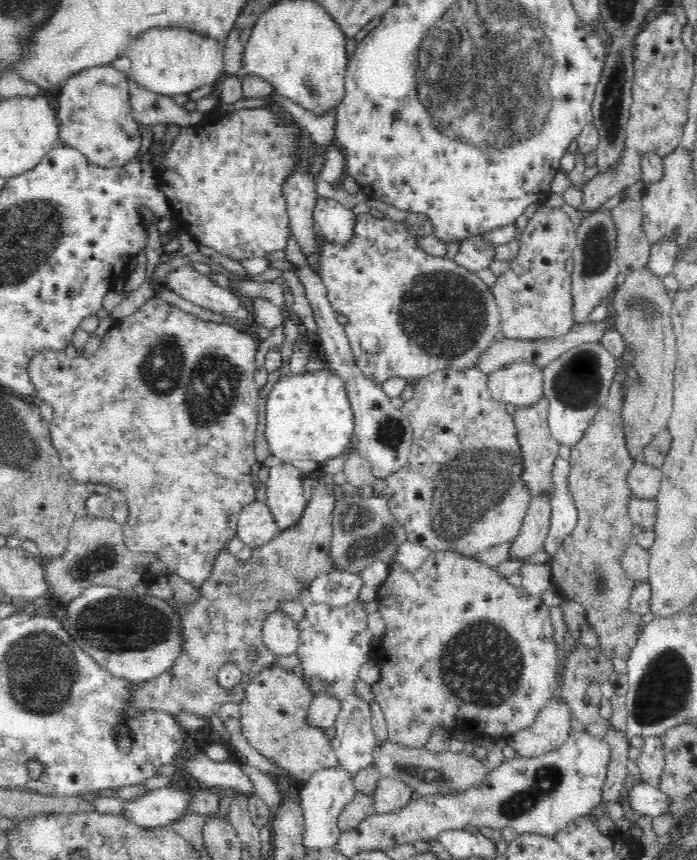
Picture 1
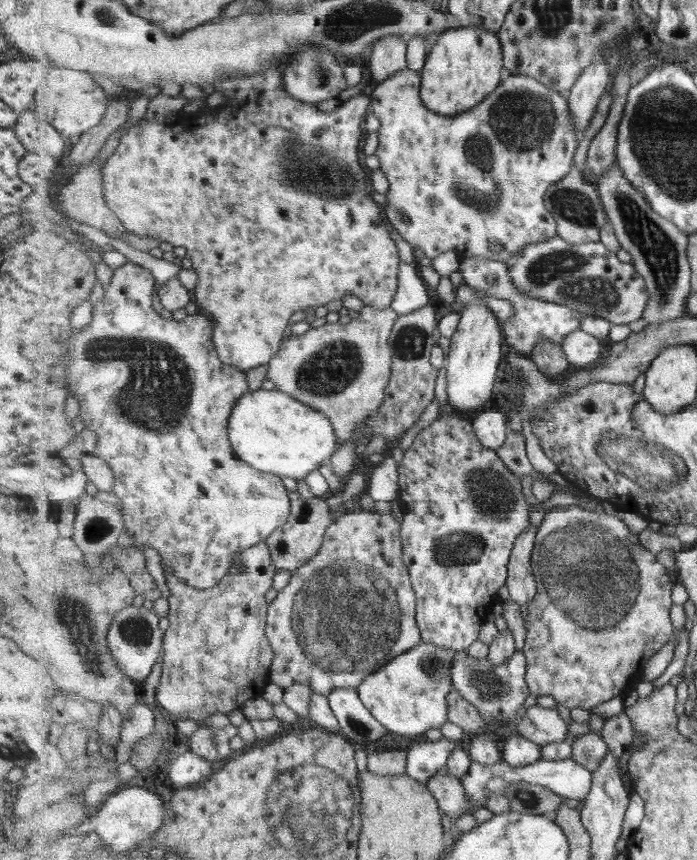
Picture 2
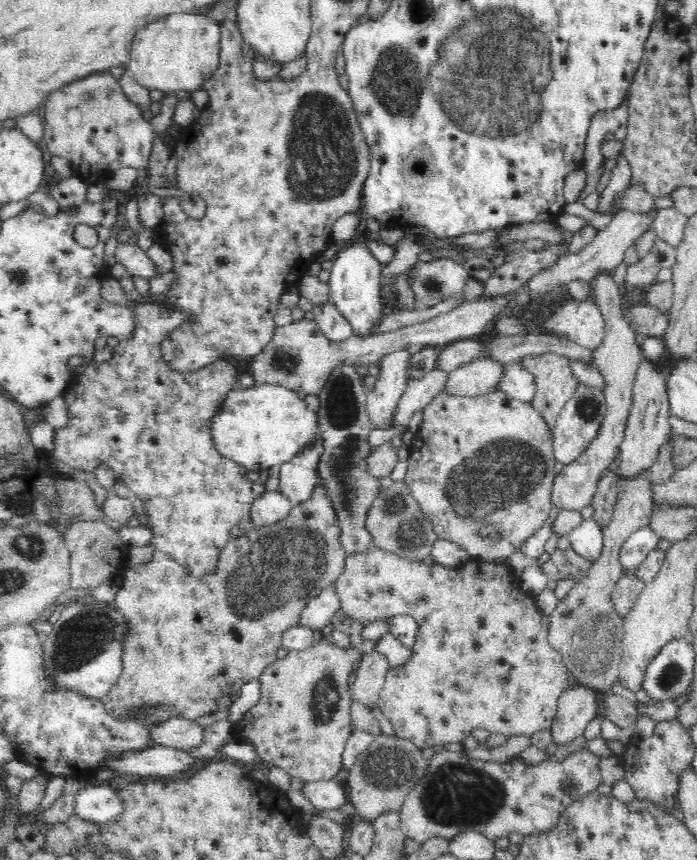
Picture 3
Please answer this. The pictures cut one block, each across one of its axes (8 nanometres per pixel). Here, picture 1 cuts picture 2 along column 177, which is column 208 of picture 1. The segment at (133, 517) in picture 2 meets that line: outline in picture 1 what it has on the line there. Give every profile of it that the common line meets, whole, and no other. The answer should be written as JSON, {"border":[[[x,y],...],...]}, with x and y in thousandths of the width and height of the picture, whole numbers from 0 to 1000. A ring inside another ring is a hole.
{"border":[[[224,344],[214,347],[195,363],[168,373],[145,394],[129,416],[90,408],[66,408],[50,412],[42,421],[42,436],[49,445],[50,459],[76,473],[76,487],[70,491],[75,516],[85,529],[88,541],[105,558],[113,562],[151,563],[159,569],[175,570],[187,592],[176,610],[176,630],[184,640],[218,642],[237,653],[250,667],[278,681],[288,681],[301,670],[304,653],[313,642],[339,622],[340,605],[352,587],[366,584],[364,564],[369,545],[364,512],[370,500],[370,464],[373,449],[366,443],[364,413],[369,409],[367,392],[360,387],[306,373],[290,372],[251,355],[242,355]]]}

